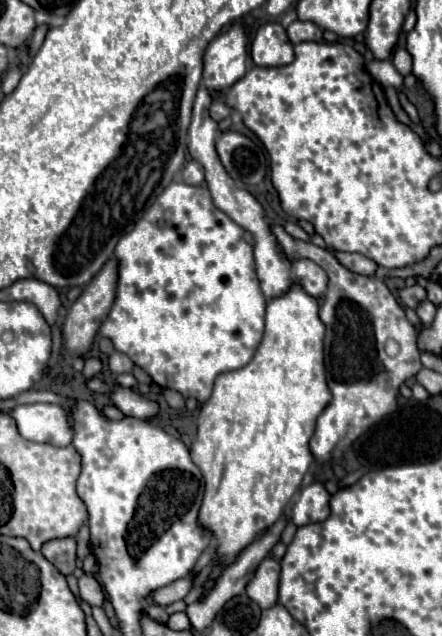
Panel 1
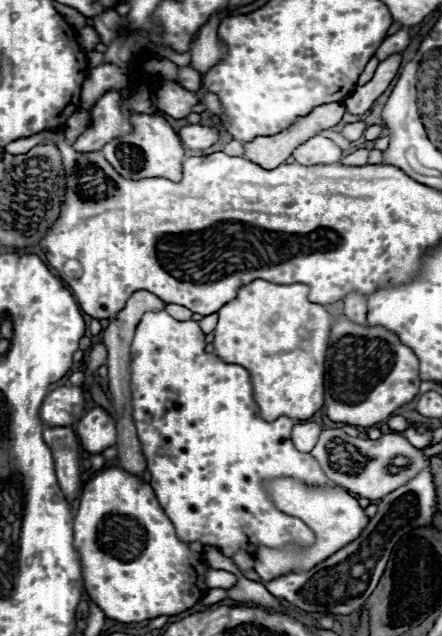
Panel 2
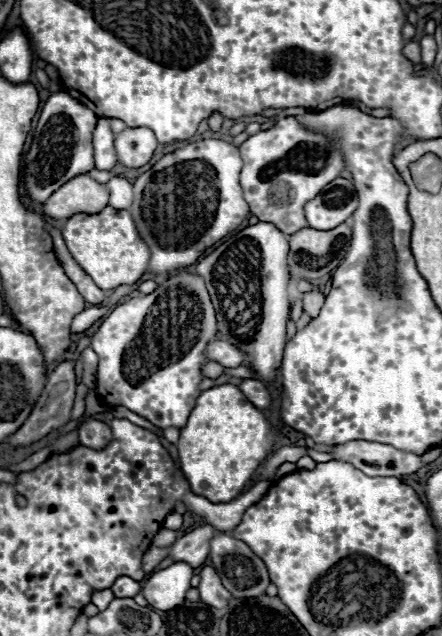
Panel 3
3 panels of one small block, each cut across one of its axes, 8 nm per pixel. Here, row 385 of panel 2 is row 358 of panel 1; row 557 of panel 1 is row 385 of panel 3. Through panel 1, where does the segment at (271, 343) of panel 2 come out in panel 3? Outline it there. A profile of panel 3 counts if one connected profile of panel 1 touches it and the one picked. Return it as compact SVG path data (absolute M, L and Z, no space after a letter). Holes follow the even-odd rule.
M214 386L198 396L188 424L180 430L180 468L194 494L208 498L210 502L230 502L242 492L274 444L276 436L272 434L266 416L244 398L238 386Z

